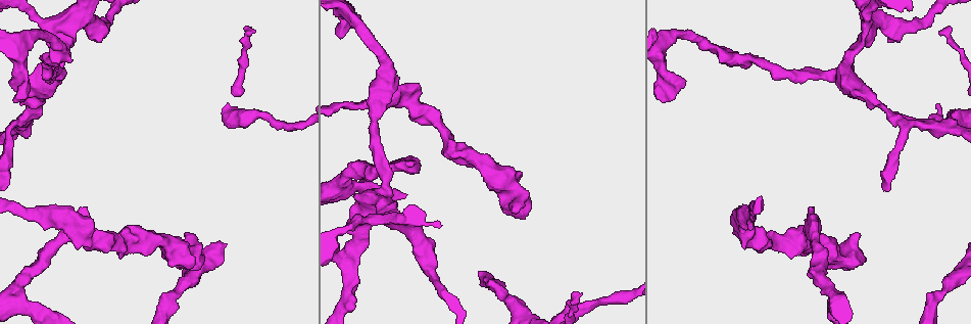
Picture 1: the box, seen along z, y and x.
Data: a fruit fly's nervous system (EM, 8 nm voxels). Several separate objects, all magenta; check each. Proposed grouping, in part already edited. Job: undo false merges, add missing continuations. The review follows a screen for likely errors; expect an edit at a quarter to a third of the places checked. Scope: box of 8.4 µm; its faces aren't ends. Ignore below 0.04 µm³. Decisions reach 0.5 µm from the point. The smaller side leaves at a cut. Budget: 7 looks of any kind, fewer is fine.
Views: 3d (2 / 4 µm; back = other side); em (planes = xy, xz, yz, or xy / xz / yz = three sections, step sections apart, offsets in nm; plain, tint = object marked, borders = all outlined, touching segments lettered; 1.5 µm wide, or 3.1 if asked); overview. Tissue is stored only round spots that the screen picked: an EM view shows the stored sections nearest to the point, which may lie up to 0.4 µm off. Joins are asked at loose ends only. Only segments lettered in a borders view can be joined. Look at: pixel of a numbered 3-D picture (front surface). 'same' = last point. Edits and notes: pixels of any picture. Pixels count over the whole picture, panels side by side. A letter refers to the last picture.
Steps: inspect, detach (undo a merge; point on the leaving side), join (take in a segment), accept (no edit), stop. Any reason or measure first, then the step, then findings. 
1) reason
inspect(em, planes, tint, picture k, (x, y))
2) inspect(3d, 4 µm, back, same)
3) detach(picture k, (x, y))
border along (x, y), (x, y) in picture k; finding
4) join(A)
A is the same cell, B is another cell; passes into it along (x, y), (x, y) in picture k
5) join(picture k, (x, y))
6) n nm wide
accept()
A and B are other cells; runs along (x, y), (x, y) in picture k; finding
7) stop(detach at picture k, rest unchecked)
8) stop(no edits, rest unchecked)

inspect(3d, 4 µm, picture 1, (185, 237))

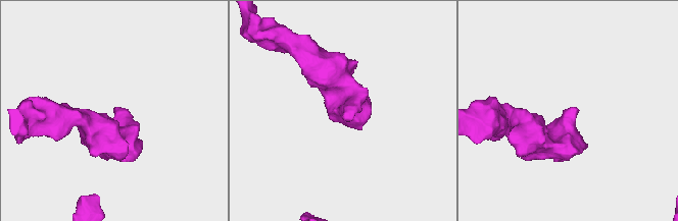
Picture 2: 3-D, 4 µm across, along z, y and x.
inspect(em, planes, plain, picture 2, (578, 110))

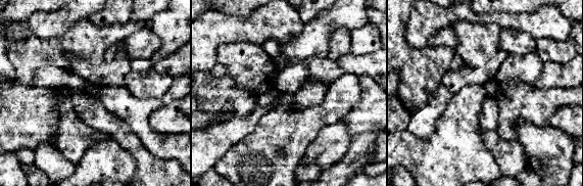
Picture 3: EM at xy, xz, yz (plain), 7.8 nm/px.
see the neighbours
inspect(em, planes, borders, same)

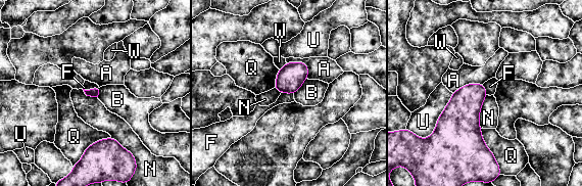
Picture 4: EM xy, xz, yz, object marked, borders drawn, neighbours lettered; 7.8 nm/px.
U touches over 400 nm
accept()
A, B, F, N, Q, U and W are other cells; border along (98, 86), (92, 89), (83, 89) in picture 4; no lettered segment goes on from it

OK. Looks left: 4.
end of a long branch
inspect(3d, 2 µm, picture 1, (87, 208))

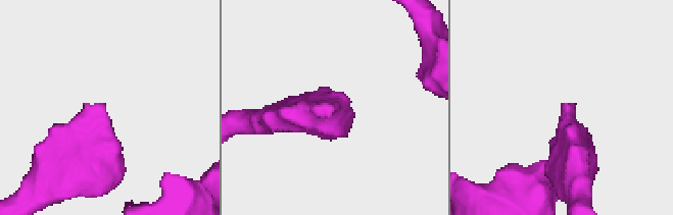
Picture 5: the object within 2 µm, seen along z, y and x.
inspect(em, xz, step 4, borders, picture 5, (569, 103))

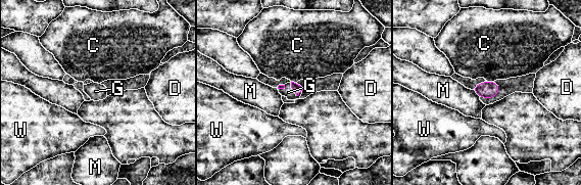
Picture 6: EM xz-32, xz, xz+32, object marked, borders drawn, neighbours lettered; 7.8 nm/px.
join(G)
G is the same cell, C, D, M and W are other cells; passes into it along (296, 87), (294, 89), (288, 92) in picture 6; the neuron continues

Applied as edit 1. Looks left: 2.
stop(join at picture 6, rest unchecked)

